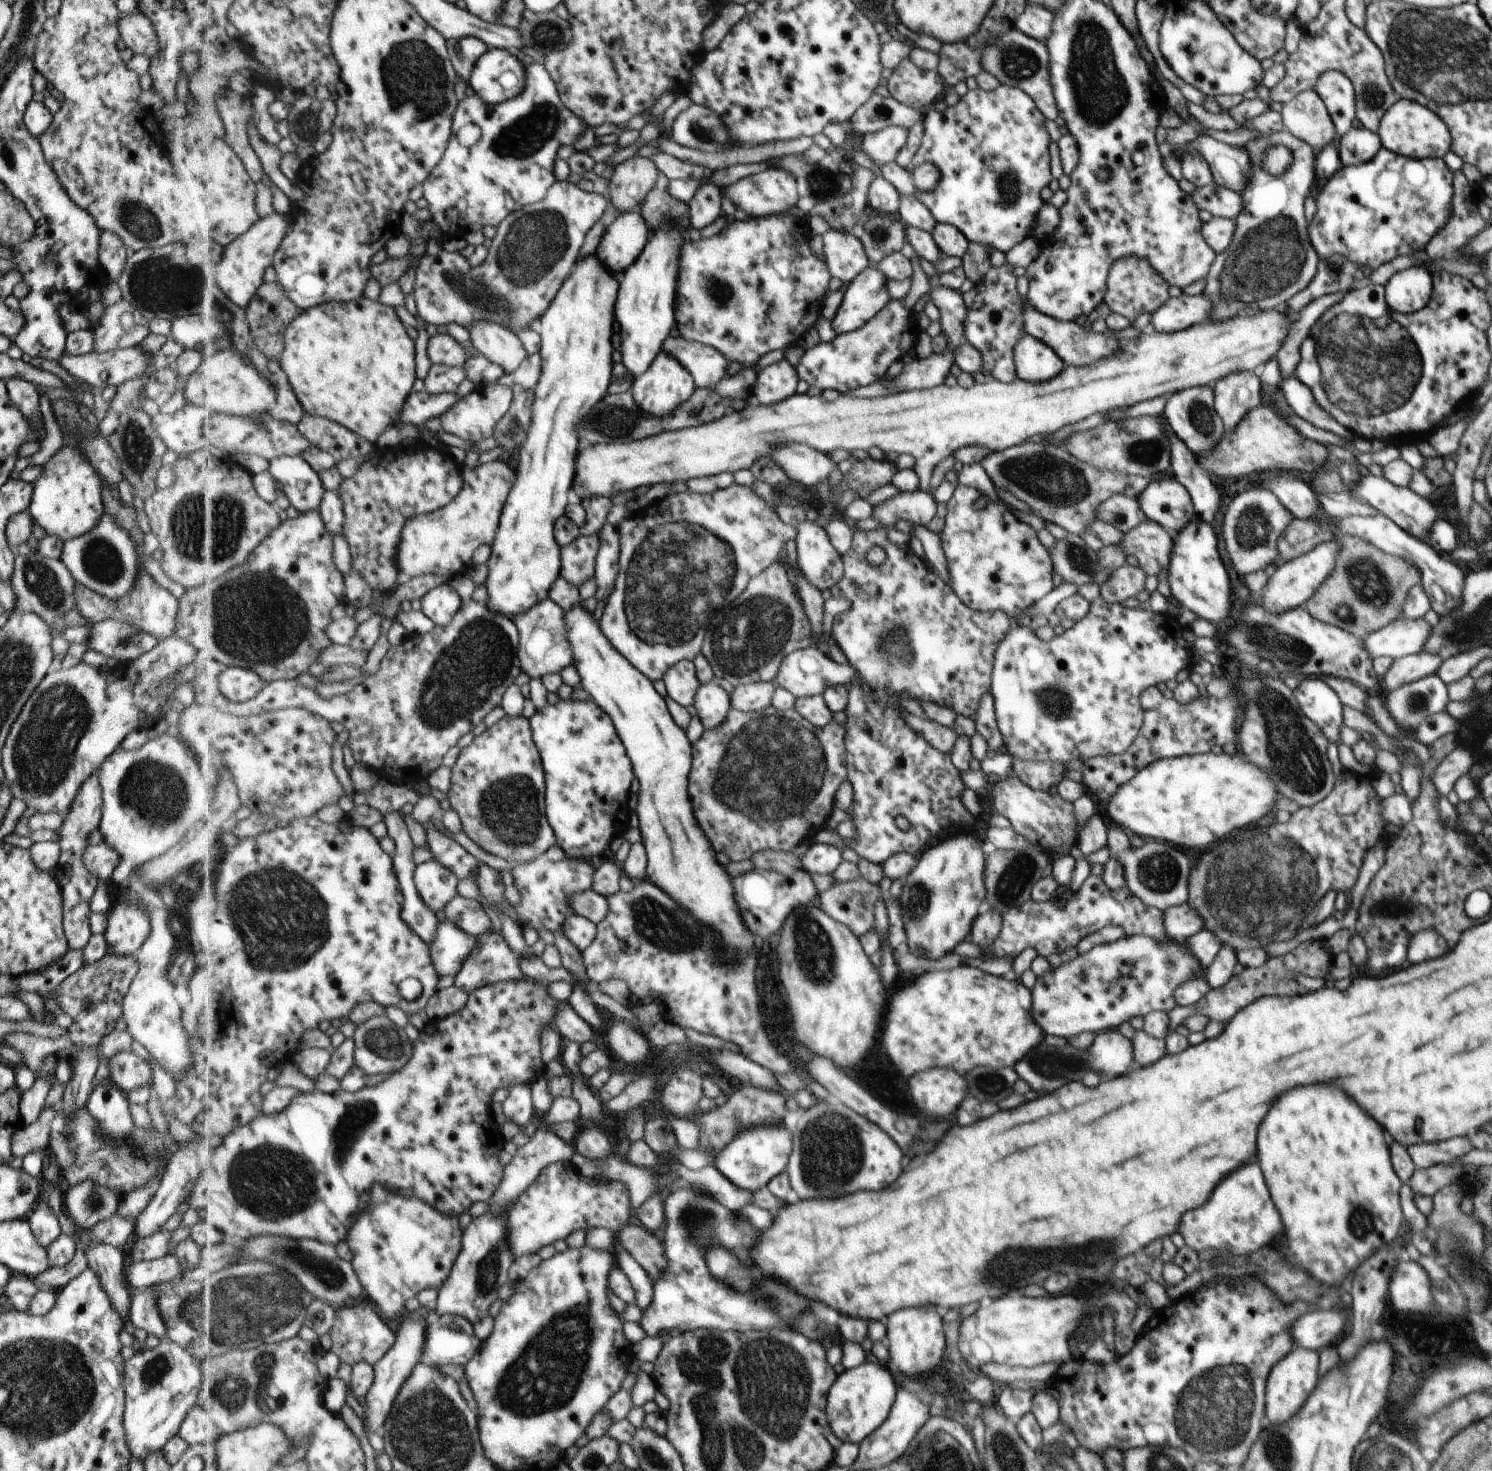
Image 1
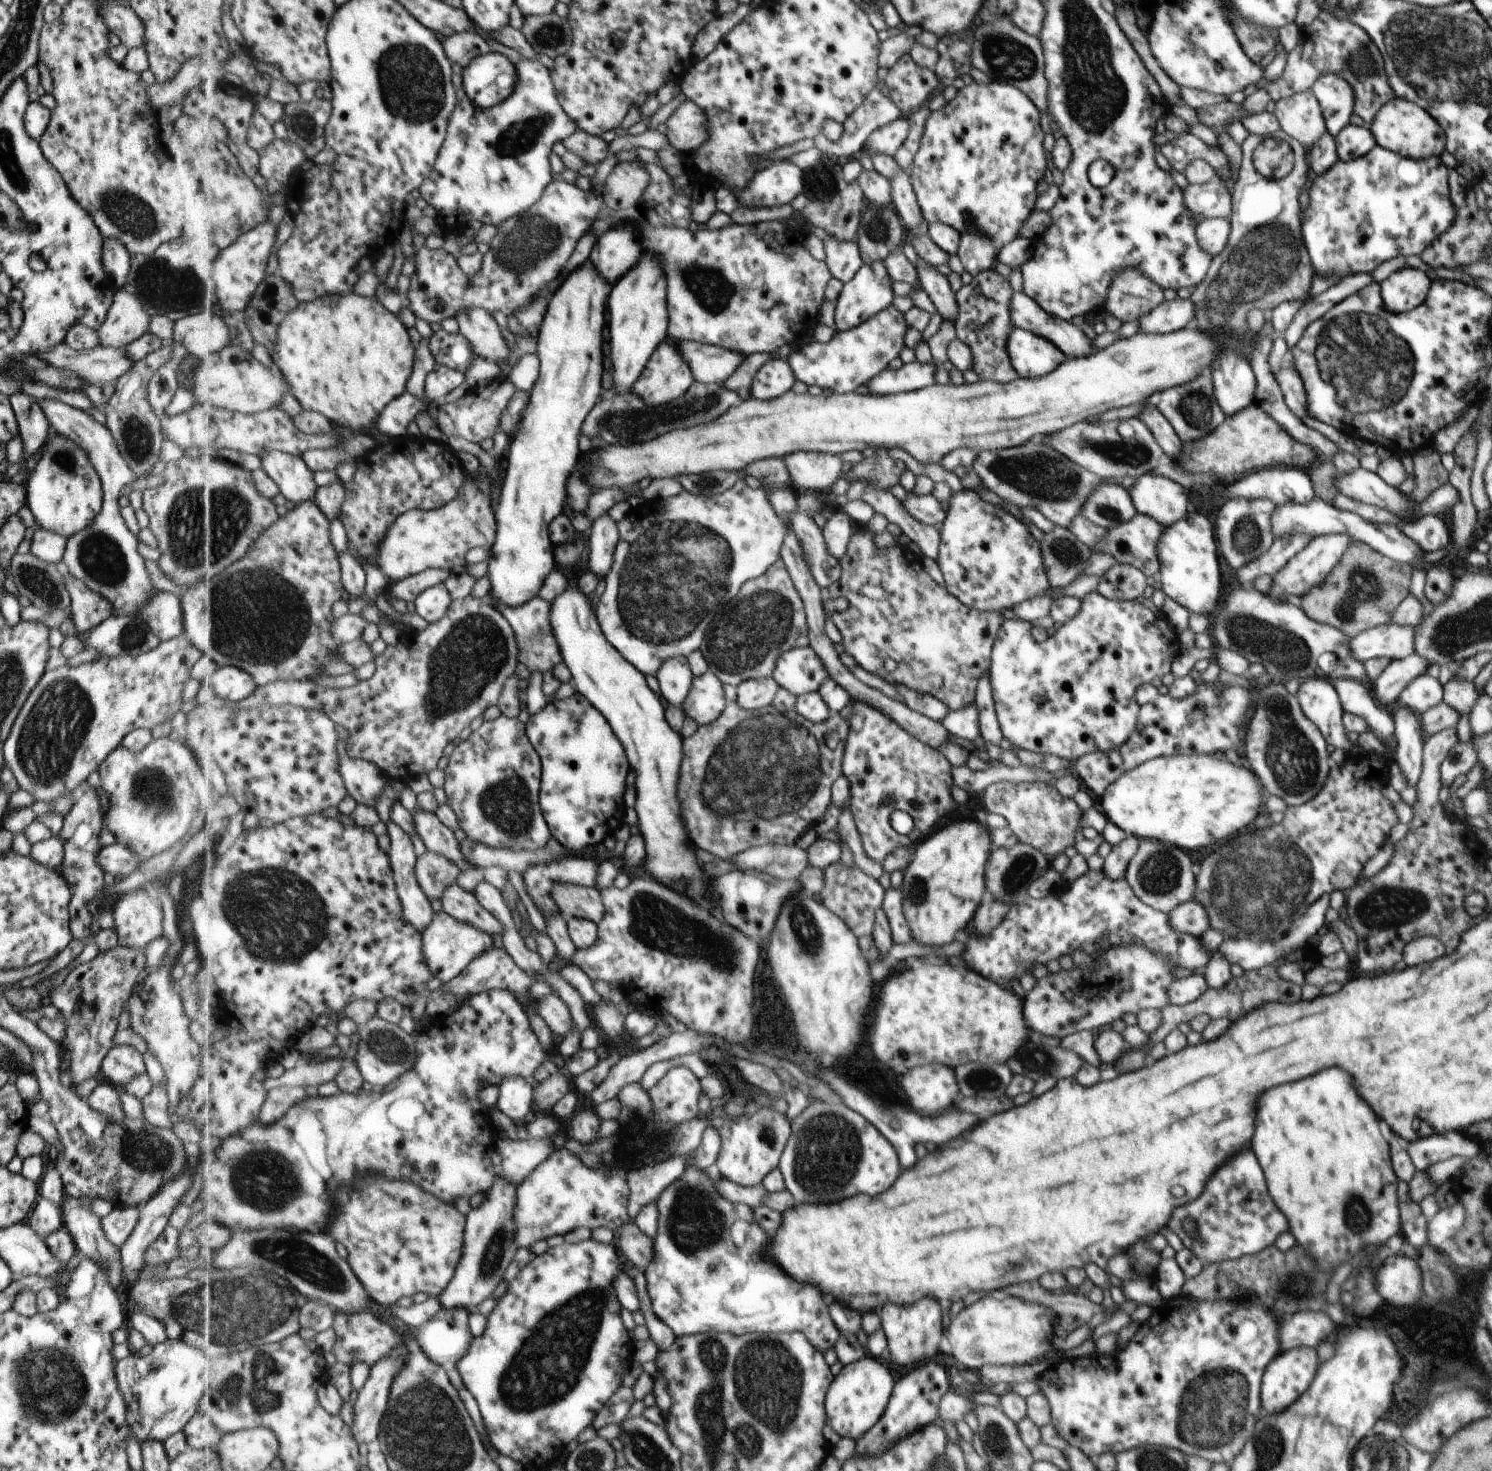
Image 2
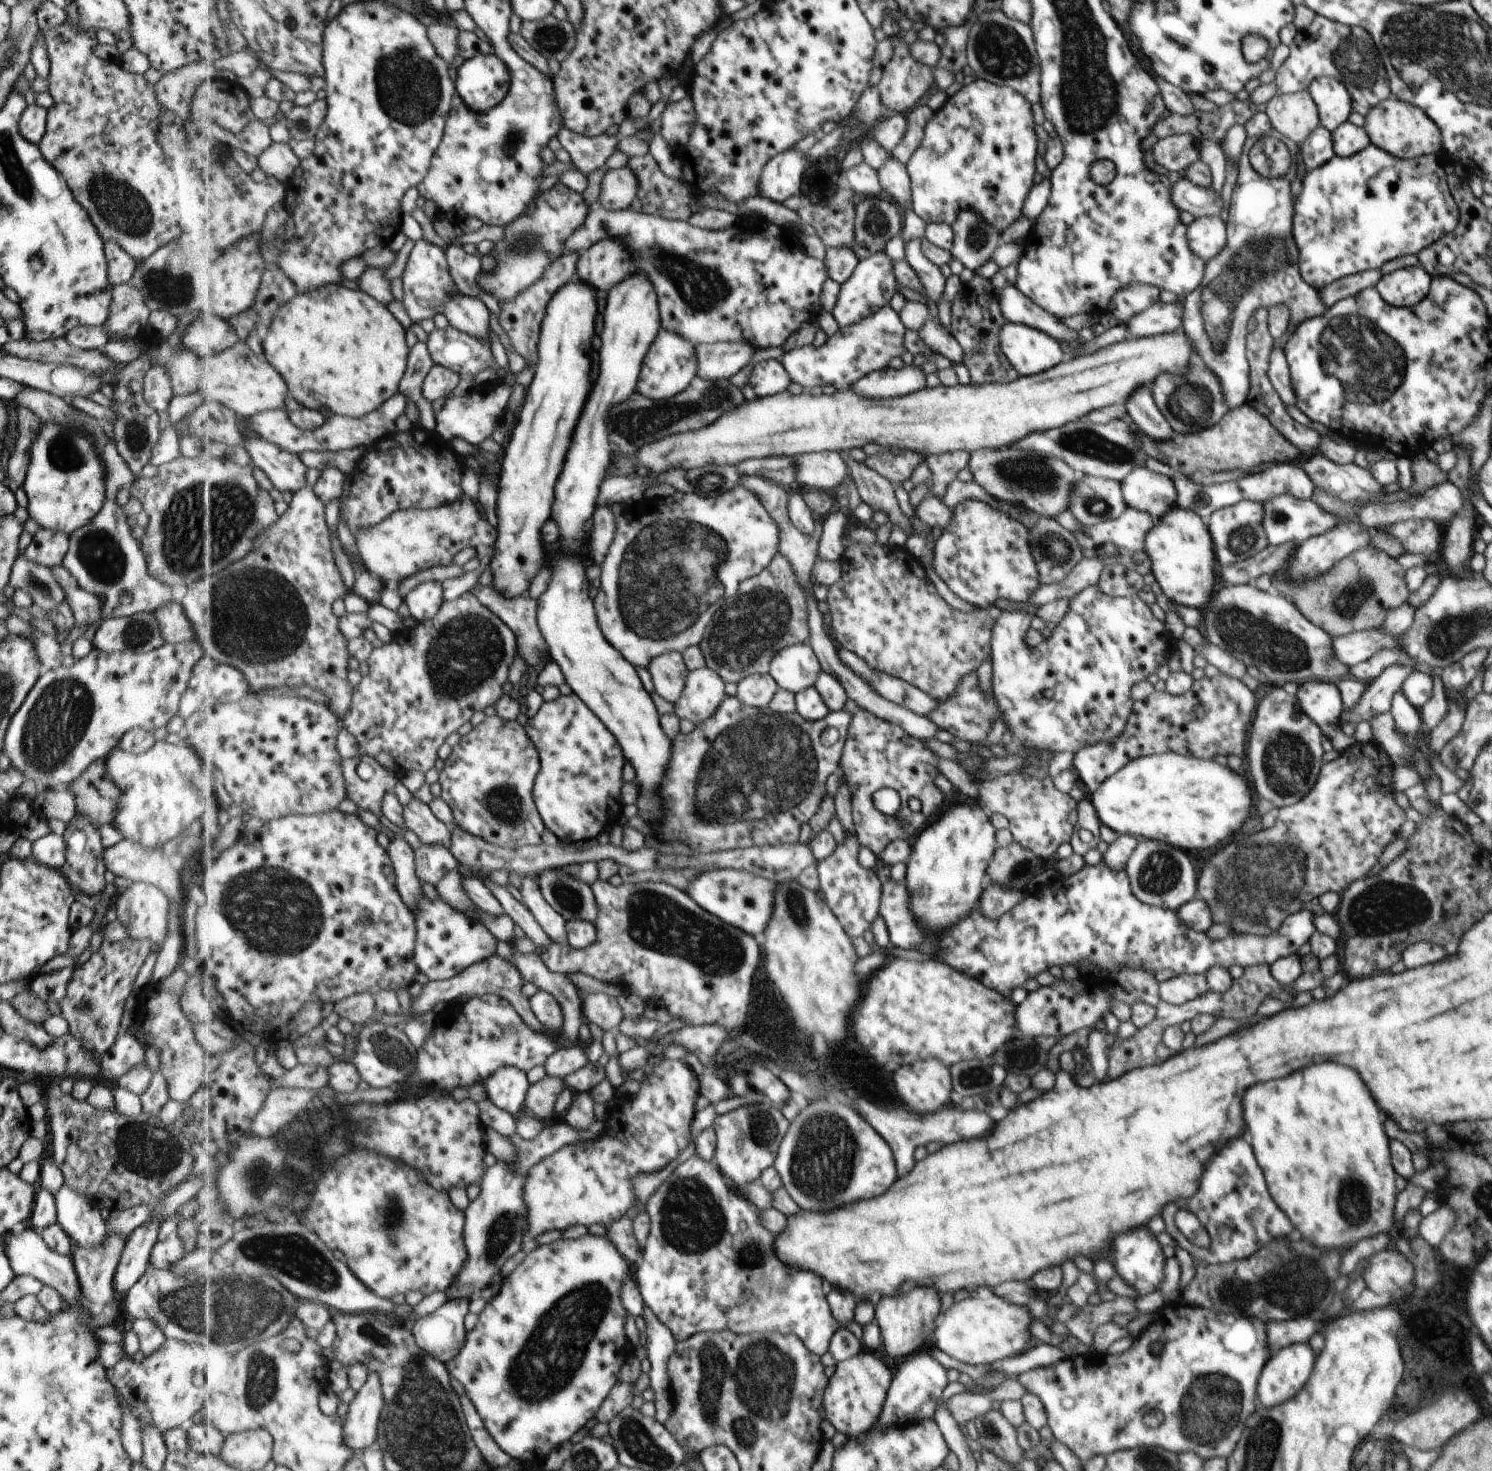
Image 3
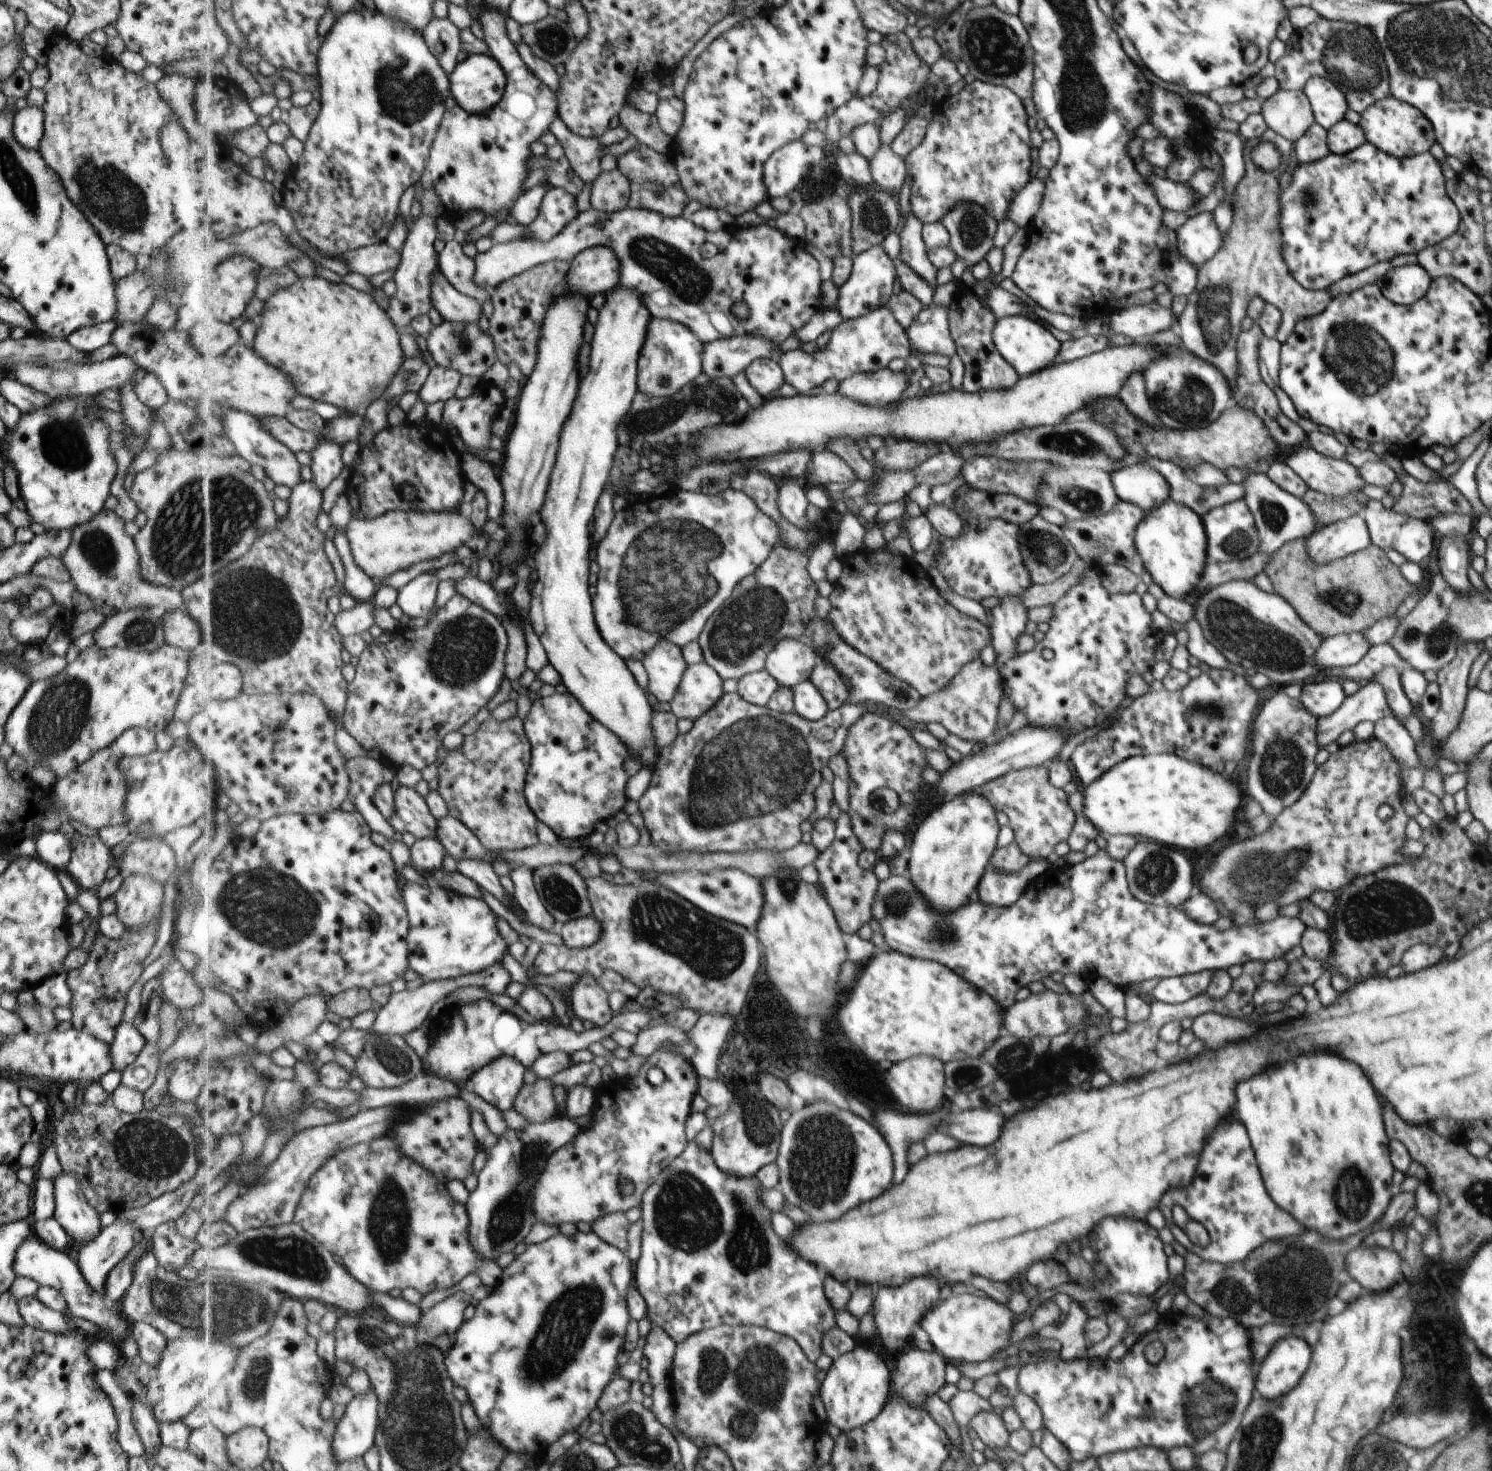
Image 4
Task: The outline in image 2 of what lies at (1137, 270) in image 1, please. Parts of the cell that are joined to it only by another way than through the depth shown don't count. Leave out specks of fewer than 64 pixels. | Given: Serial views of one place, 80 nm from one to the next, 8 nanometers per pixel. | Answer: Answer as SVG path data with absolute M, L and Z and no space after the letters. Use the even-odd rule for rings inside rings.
M1127 268L1115 274L1107 294L1105 312L1122 323L1133 322L1161 302L1161 287L1137 272L1136 268Z

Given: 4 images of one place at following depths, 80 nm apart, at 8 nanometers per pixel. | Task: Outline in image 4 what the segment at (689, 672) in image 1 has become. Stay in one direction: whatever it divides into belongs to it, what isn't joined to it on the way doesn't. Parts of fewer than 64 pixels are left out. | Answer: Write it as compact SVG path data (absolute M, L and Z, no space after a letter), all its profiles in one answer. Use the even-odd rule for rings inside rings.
M673 637L662 638L660 644L653 651L647 653L644 658L644 665L648 672L649 692L651 692L663 705L671 704L677 698L678 690L686 674L688 664L684 657L682 648L677 645Z

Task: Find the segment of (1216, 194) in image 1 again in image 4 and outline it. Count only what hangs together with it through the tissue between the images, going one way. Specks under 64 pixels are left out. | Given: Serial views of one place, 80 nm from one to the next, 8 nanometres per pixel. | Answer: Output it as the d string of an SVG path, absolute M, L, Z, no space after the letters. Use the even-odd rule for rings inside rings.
M1153 174L1149 178L1150 187L1154 190L1156 199L1164 210L1183 212L1202 198L1198 192L1195 192L1185 183L1175 182L1171 179L1161 179Z

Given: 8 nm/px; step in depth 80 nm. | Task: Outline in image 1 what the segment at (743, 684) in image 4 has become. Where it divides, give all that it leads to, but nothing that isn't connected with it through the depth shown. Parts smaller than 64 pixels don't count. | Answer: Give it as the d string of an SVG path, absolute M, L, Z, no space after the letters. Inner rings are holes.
M753 682L737 686L730 694L732 708L742 712L766 710L772 707L772 700L777 688L776 682Z

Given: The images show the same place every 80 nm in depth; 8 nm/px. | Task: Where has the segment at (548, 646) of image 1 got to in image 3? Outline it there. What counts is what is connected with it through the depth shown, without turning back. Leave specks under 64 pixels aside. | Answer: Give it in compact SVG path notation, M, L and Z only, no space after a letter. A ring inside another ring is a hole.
M475 584L470 591L479 598L479 602L482 602L483 606L489 607L494 614L497 614L514 631L518 638L518 652L523 654L527 664L532 667L541 664L541 662L547 664L551 661L545 636L543 636L543 632L541 632L541 628L537 624L537 608L539 608L539 604L537 604L535 598L505 598L501 592L497 592L497 588L493 584L489 586Z

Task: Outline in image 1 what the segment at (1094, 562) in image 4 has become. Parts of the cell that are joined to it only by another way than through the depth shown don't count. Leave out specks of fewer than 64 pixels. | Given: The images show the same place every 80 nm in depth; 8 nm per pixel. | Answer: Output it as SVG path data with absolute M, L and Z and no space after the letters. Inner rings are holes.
M1147 519L1139 522L1135 528L1123 532L1116 545L1123 550L1125 558L1136 558L1141 572L1156 576L1157 572L1161 573L1161 570L1167 568L1173 544L1165 528Z

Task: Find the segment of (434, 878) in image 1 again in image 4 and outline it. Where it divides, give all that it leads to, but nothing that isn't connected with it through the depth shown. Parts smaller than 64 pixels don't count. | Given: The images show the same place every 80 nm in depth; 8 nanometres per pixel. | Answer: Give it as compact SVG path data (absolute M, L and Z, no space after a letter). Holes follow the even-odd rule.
M418 839L410 849L412 866L416 867L420 873L431 873L444 869L448 850L439 839Z

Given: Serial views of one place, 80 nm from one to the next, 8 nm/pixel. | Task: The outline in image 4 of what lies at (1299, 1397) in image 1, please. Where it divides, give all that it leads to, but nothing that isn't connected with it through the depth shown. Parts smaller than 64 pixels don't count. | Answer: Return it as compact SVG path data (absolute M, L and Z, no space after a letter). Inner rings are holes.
M1297 1336L1278 1340L1261 1360L1256 1375L1257 1396L1273 1400L1293 1390L1309 1364L1309 1356L1309 1346Z

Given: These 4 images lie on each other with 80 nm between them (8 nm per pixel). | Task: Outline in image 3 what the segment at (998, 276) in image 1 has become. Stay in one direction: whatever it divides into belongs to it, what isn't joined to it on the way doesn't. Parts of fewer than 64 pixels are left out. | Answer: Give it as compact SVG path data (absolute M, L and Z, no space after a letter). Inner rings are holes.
M973 274L969 282L961 283L959 292L951 302L951 328L949 333L959 346L961 346L961 363L969 376L969 385L977 386L981 383L1009 383L1017 379L1015 370L1011 368L1005 356L999 350L997 332L1006 321L999 314L997 306L997 292L991 287L990 280Z

